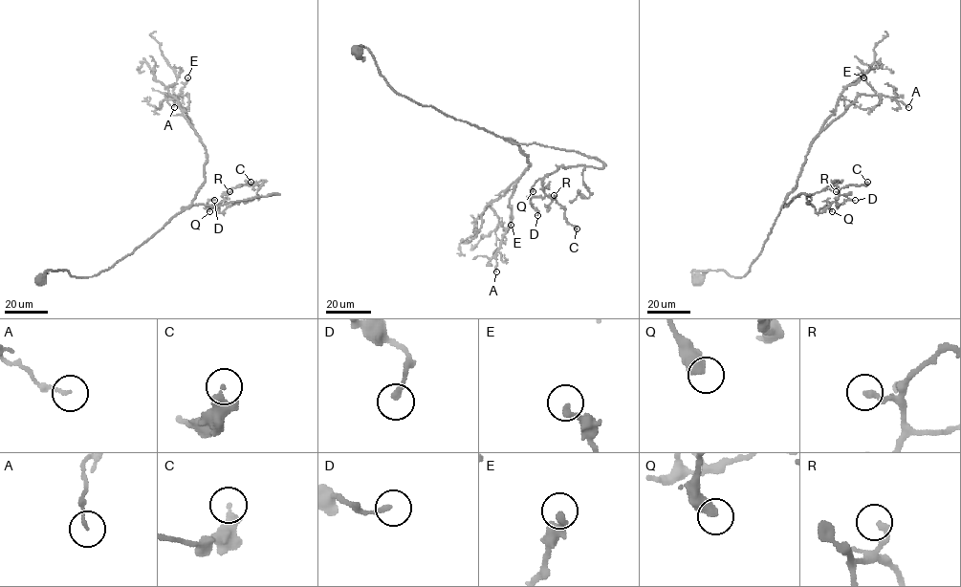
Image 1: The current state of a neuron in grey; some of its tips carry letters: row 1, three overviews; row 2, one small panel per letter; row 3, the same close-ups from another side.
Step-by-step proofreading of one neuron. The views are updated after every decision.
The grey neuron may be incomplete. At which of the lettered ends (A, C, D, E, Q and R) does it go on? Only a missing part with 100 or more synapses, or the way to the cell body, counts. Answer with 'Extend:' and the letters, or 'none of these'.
Extend: none of these

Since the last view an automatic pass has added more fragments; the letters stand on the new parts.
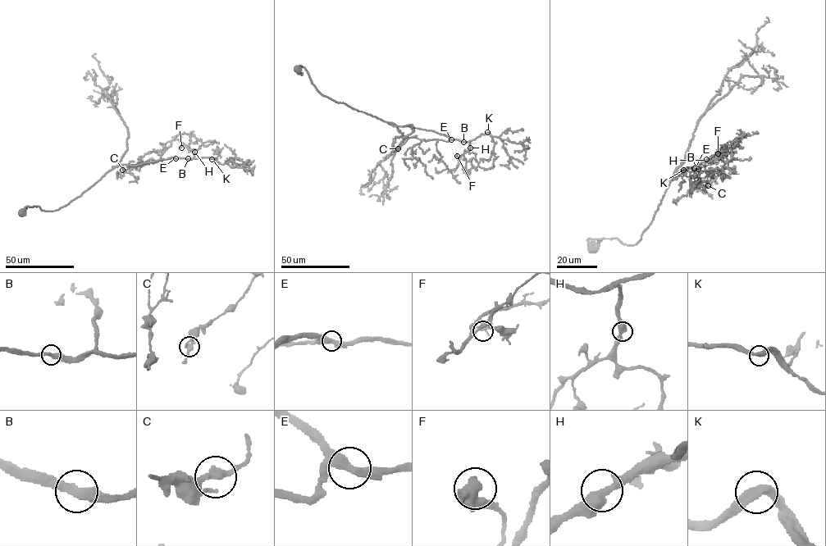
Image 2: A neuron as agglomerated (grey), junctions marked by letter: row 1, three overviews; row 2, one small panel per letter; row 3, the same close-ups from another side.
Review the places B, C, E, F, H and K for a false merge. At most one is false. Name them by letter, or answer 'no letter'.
no letter

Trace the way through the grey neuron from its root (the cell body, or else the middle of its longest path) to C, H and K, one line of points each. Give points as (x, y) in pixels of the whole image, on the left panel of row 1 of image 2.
C: (20, 214), (27, 207), (54, 211), (66, 206), (113, 166), (136, 166), (173, 157), (141, 163), (122, 170)
H: (20, 214), (27, 207), (54, 211), (66, 206), (113, 166), (136, 166), (171, 157), (193, 159), (194, 152)
K: (20, 214), (27, 207), (54, 211), (66, 206), (113, 166), (136, 166), (171, 157), (212, 159)

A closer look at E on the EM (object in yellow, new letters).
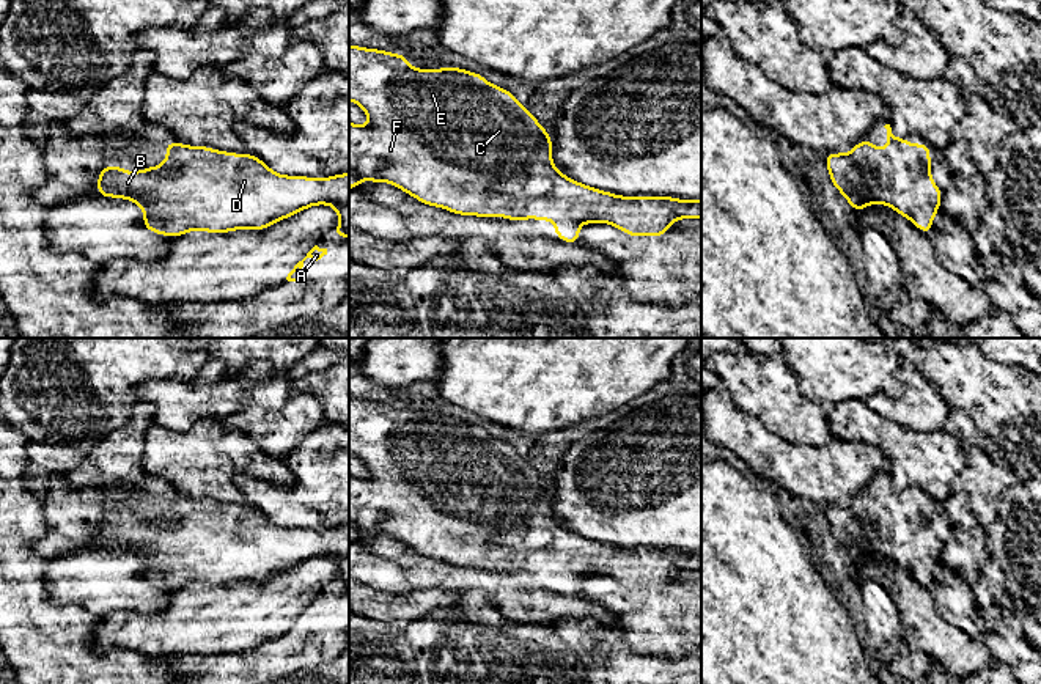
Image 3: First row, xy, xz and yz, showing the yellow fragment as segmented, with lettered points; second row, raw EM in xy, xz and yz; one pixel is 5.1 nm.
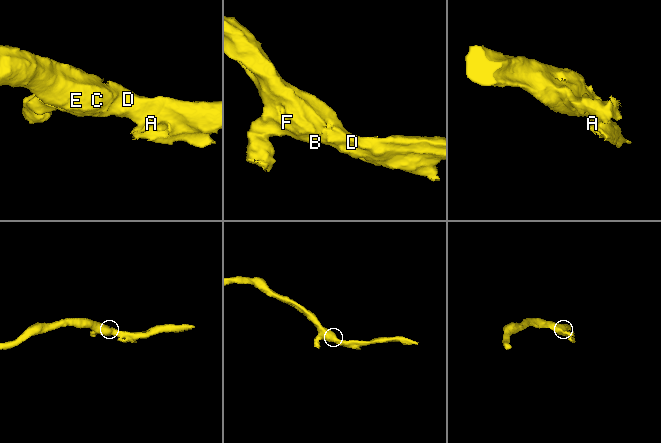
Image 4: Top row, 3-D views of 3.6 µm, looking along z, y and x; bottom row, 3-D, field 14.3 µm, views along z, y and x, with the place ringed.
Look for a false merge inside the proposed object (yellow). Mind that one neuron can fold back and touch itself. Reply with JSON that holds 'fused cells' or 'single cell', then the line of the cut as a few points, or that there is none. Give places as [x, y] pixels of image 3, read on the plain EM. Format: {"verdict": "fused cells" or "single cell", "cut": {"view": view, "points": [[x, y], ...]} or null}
{"verdict": "single cell", "cut": null}

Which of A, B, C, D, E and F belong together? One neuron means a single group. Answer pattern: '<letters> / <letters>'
A B C D E F

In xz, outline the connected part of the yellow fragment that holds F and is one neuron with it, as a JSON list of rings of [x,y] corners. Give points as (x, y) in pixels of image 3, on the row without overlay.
[[[349,396],[349,453],[360,458],[370,470],[368,478],[349,473],[349,541],[359,541],[363,530],[390,535],[423,557],[458,568],[505,568],[509,574],[552,572],[558,593],[572,596],[580,596],[582,576],[609,576],[632,590],[664,590],[676,571],[701,571],[701,550],[686,553],[673,549],[620,549],[565,528],[552,516],[549,484],[513,445],[489,436],[478,425],[456,418],[417,421],[407,417],[407,407]]]

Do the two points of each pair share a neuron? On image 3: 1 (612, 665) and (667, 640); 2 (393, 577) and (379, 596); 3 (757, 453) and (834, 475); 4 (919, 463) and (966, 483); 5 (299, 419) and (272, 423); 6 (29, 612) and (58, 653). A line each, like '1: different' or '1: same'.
1: different
2: different
3: same
4: different
5: same
6: same

